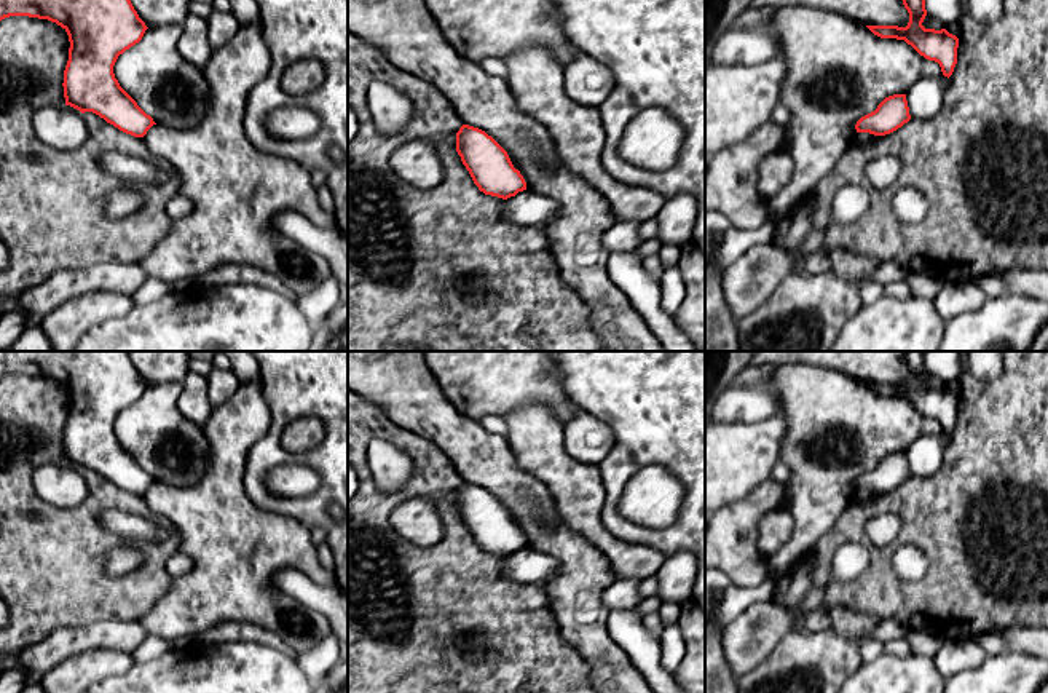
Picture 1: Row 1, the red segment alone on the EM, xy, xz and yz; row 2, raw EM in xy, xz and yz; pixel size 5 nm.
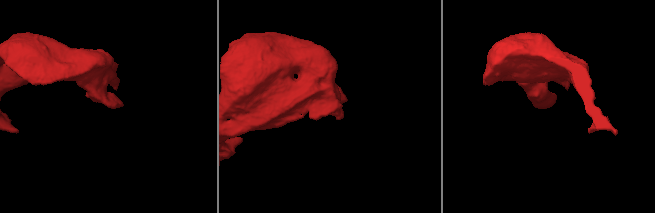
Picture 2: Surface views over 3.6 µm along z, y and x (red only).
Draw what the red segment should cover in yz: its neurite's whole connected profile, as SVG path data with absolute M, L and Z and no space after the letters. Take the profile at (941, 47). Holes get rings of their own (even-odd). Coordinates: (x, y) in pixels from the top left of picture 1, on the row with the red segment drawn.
M903 0L909 13L906 27L898 26L866 26L874 35L881 38L904 40L920 56L940 64L944 77L951 77L957 64L959 38L946 29L935 30L922 26L927 10L925 0Z

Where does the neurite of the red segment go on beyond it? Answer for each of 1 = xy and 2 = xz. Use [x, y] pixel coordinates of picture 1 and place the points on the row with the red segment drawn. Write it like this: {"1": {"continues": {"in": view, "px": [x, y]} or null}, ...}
{"1": {"continues": null}, "2": {"continues": null}}

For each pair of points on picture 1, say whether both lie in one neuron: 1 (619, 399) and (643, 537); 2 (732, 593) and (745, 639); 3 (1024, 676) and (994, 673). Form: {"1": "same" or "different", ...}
{"1": "same", "2": "different", "3": "same"}

